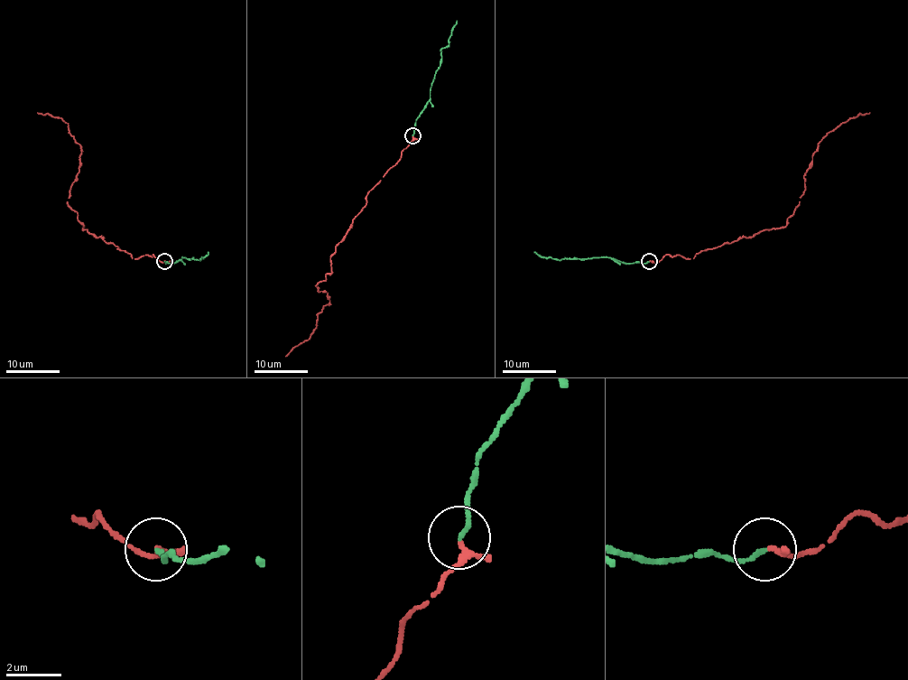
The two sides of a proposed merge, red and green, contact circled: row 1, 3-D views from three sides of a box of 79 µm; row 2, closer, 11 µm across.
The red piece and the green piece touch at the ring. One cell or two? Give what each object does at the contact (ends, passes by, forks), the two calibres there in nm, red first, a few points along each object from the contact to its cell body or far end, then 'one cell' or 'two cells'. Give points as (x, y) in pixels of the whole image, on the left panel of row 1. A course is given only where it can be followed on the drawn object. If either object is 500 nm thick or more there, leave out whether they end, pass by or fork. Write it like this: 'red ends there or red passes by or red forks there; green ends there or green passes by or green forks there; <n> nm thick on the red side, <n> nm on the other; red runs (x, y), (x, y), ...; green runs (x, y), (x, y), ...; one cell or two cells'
red passes by; green ends there; 180 nm thick on the red side, 150 nm on the other; red runs (164, 261), (152, 254), (133, 258), (82, 228), (67, 202), (79, 172), (80, 146), (63, 119), (38, 113); green runs (164, 261), (169, 264), (181, 256), (200, 258), (208, 251); one cell

